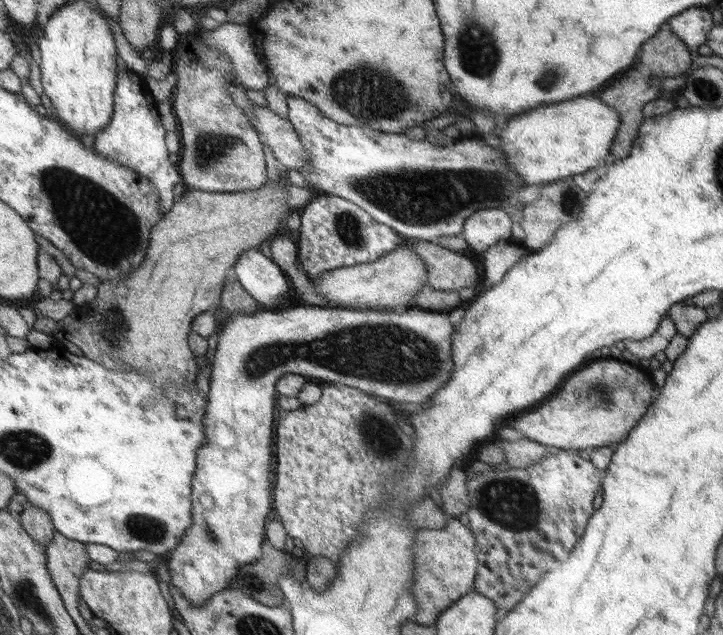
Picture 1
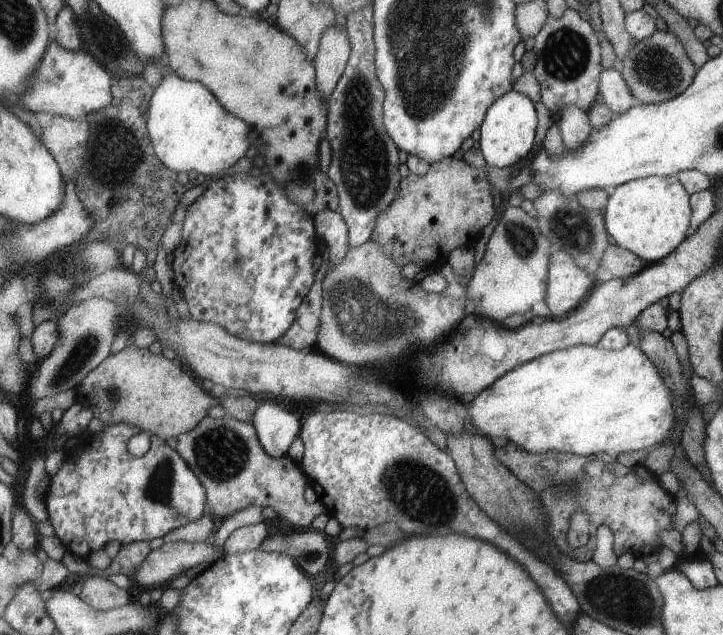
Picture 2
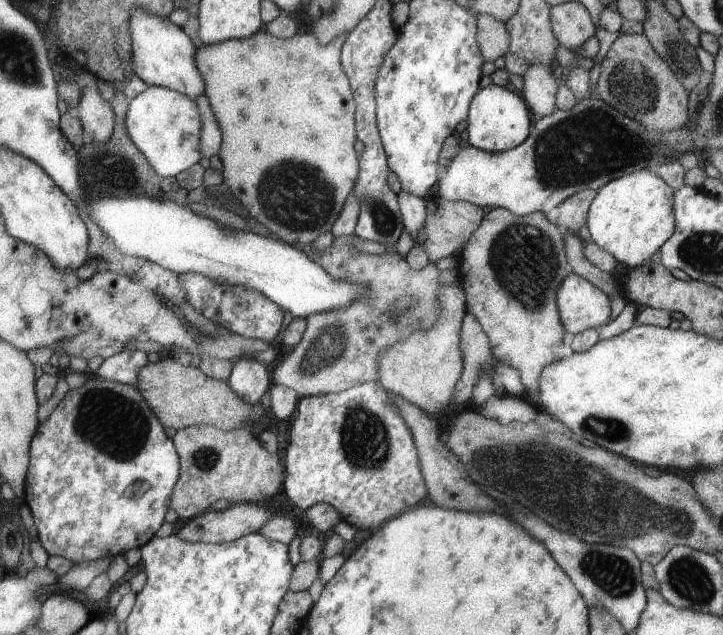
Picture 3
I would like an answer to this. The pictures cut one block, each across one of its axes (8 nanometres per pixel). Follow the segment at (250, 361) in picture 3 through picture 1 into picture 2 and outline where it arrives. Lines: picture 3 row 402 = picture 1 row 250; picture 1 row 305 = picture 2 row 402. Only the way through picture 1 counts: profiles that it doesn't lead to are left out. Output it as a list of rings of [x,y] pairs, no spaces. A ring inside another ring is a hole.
[[[267,397],[259,398],[249,423],[257,432],[259,444],[273,457],[283,457],[287,446],[297,436],[297,430],[300,430],[293,410],[287,410],[277,402],[269,402]]]

